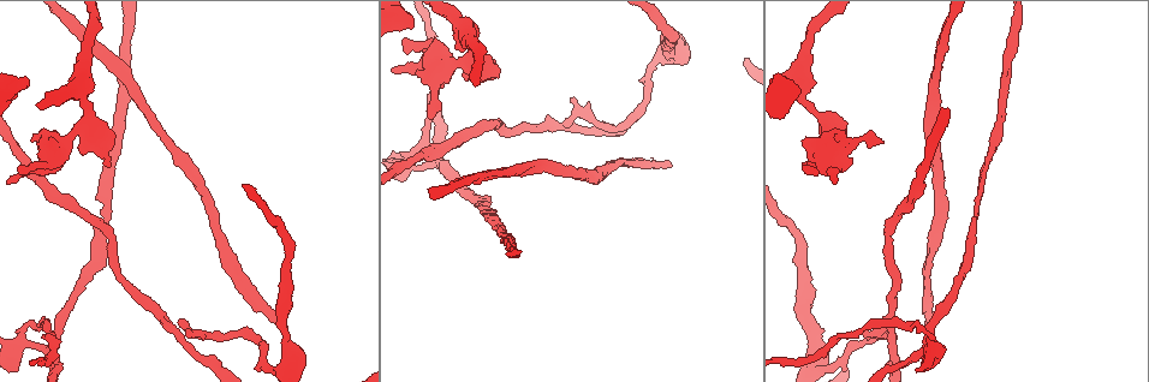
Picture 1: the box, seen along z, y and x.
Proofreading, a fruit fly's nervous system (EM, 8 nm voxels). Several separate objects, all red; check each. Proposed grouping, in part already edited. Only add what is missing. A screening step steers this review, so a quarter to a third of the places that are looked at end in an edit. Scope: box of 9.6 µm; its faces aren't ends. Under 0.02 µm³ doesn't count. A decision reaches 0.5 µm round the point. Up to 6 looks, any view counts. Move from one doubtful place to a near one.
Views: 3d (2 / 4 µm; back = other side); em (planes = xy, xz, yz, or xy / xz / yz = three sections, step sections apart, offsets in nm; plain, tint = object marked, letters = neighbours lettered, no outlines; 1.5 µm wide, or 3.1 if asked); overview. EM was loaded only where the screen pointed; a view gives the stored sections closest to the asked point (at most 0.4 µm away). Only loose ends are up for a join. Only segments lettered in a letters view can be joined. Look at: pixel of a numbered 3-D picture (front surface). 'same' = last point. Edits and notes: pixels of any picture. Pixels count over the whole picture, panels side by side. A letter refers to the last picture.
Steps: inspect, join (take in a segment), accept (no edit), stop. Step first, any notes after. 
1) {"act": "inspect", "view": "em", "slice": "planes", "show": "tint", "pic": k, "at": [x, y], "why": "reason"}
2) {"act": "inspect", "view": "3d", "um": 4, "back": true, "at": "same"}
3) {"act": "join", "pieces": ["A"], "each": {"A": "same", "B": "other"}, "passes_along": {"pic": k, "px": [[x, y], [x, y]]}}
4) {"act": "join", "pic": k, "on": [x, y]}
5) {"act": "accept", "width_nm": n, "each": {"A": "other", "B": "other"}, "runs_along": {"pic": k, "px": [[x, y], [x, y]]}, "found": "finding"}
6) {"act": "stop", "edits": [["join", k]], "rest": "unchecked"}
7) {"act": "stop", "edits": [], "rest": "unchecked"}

{"act": "inspect", "view": "em", "slice": "xz", "step": 8, "show": "letters", "pic": 1, "at": [187, 332], "why": "an open end"}

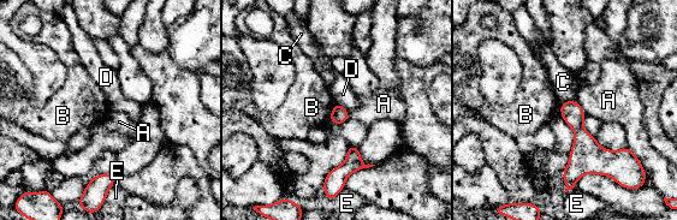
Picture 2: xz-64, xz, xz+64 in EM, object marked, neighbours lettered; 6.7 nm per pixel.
{"act": "inspect", "view": "em", "slice": "yz", "step": 8, "show": "letters", "at": "same", "why": "cut it another way"}

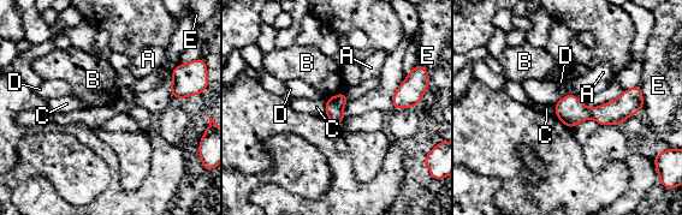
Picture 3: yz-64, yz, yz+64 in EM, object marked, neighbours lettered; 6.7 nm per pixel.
{"act": "accept", "width_nm": 120, "each": {"A": "other", "B": "other", "C": "other", "D": "other", "E": "other"}, "runs_along": {"pic": 3, "px": [[640, 101], [612, 113], [558, 113]]}, "found": "none of them fits"}

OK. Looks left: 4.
{"act": "inspect", "view": "em", "slice": "xy", "step": 4, "show": "tint", "pic": 1, "at": [884, 141], "why": "free end"}

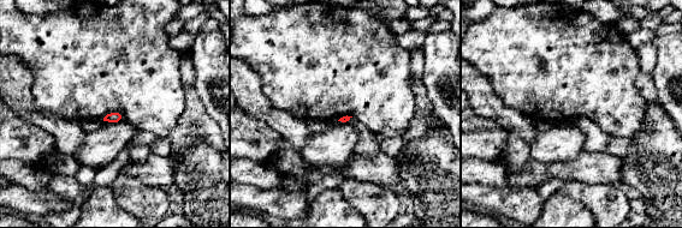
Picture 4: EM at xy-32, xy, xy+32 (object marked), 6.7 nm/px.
{"act": "inspect", "view": "em", "slice": "planes", "show": "letters", "at": "same", "why": "another direction"}

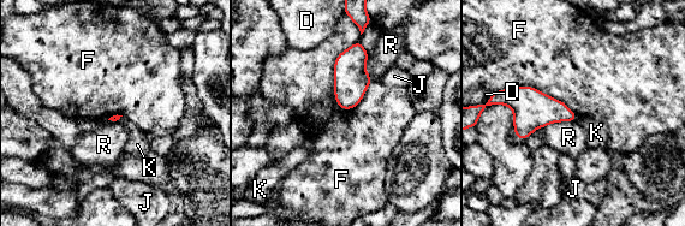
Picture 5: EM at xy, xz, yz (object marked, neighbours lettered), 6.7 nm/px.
{"act": "accept", "each": {"D": "other", "F": "other", "J": "other", "K": "other", "R": "other"}, "border": {"pic": 5, "px": [[358, 40], [334, 63], [343, 109]]}, "found": "no lettered segment goes on from it"}

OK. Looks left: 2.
{"act": "inspect", "view": "3d", "um": 4, "pic": 1, "at": [109, 165], "why": "stops while still wide"}

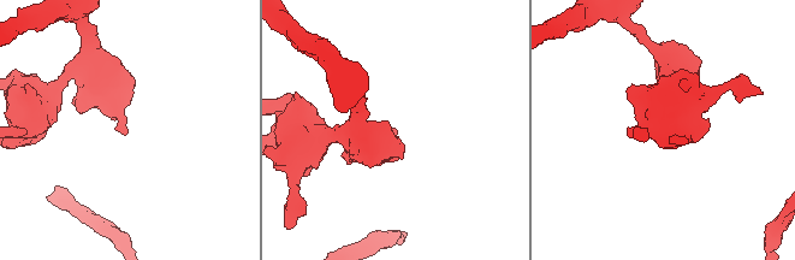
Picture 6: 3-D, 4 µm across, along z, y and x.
{"act": "inspect", "view": "em", "slice": "xy", "step": 4, "show": "letters", "pic": 6, "at": [126, 131], "why": "need the tissue"}

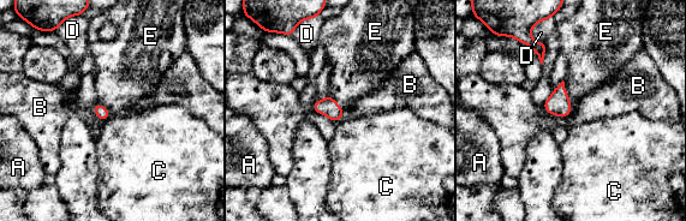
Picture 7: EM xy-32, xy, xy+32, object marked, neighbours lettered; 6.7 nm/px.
{"act": "accept", "each": {"A": "other", "B": "other", "C": "other", "D": "other", "E": "other"}, "found": "no lettered segment goes on from it"}

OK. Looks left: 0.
{"act": "stop", "edits": [], "rest": "unchecked"}

